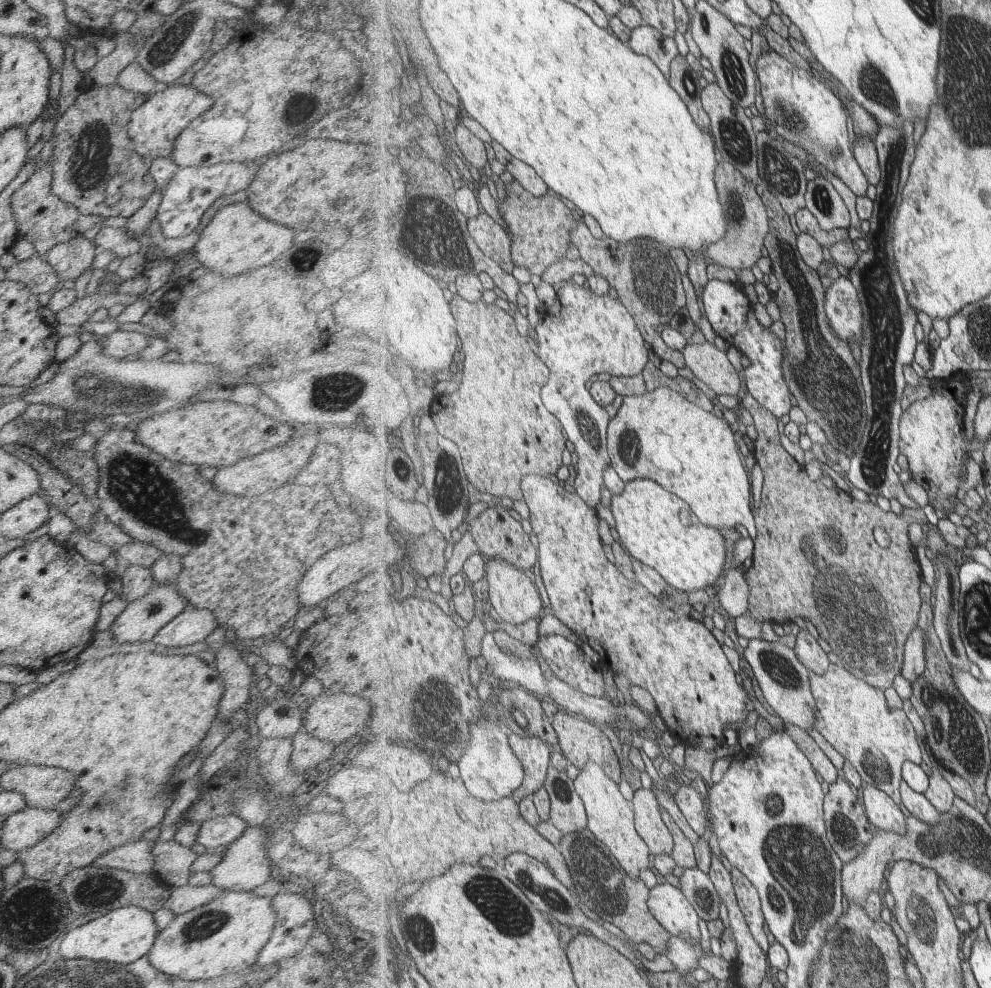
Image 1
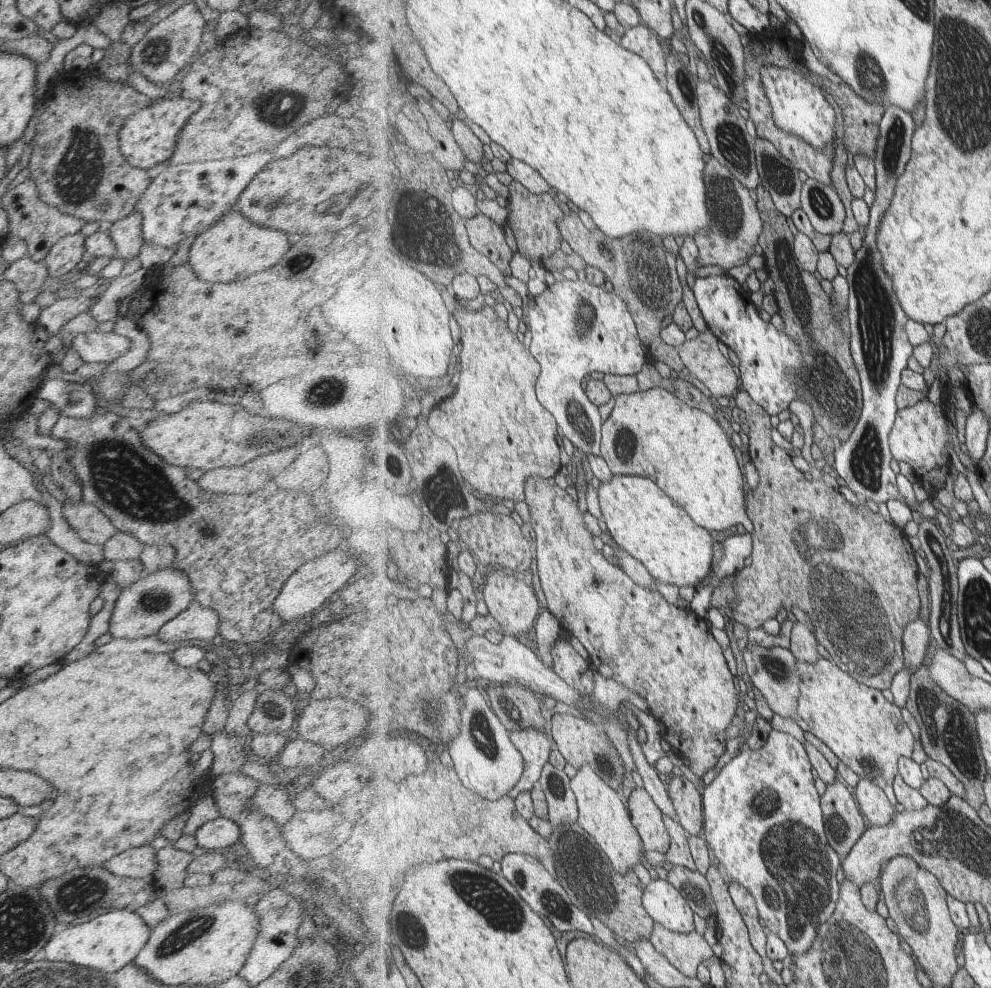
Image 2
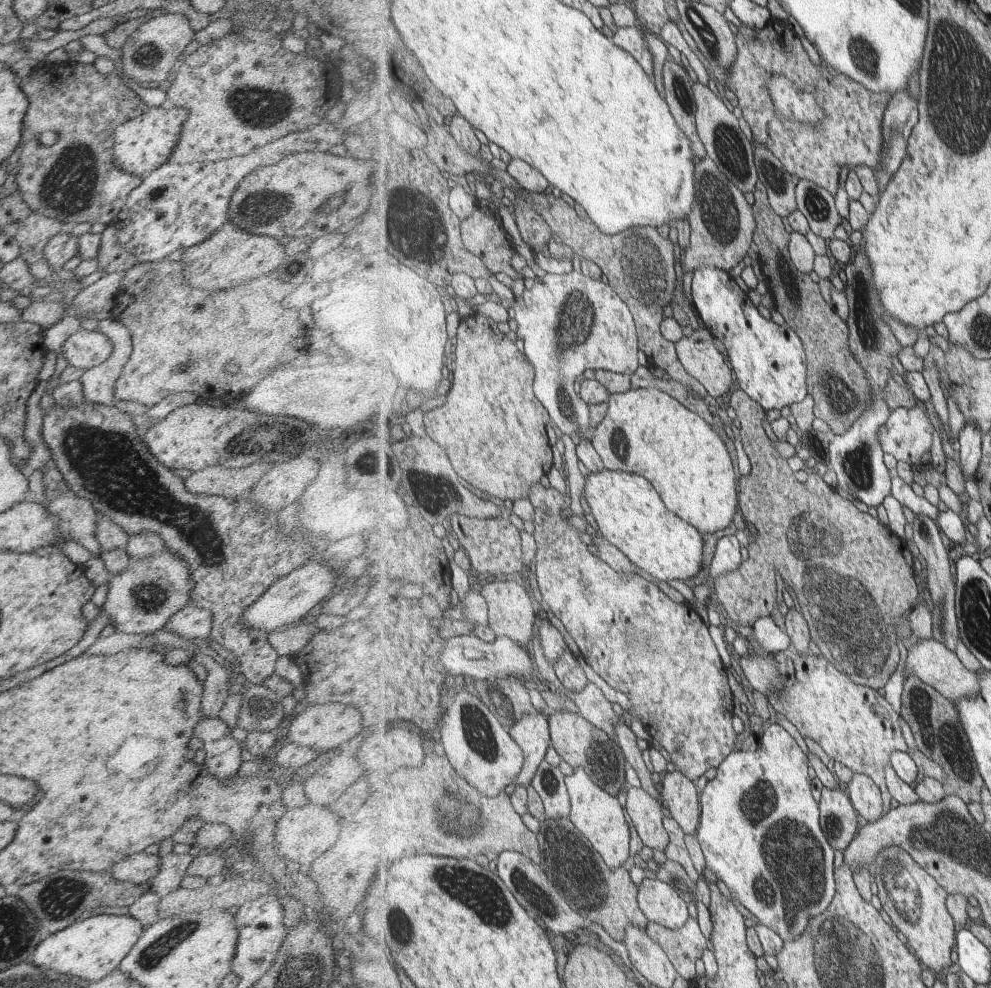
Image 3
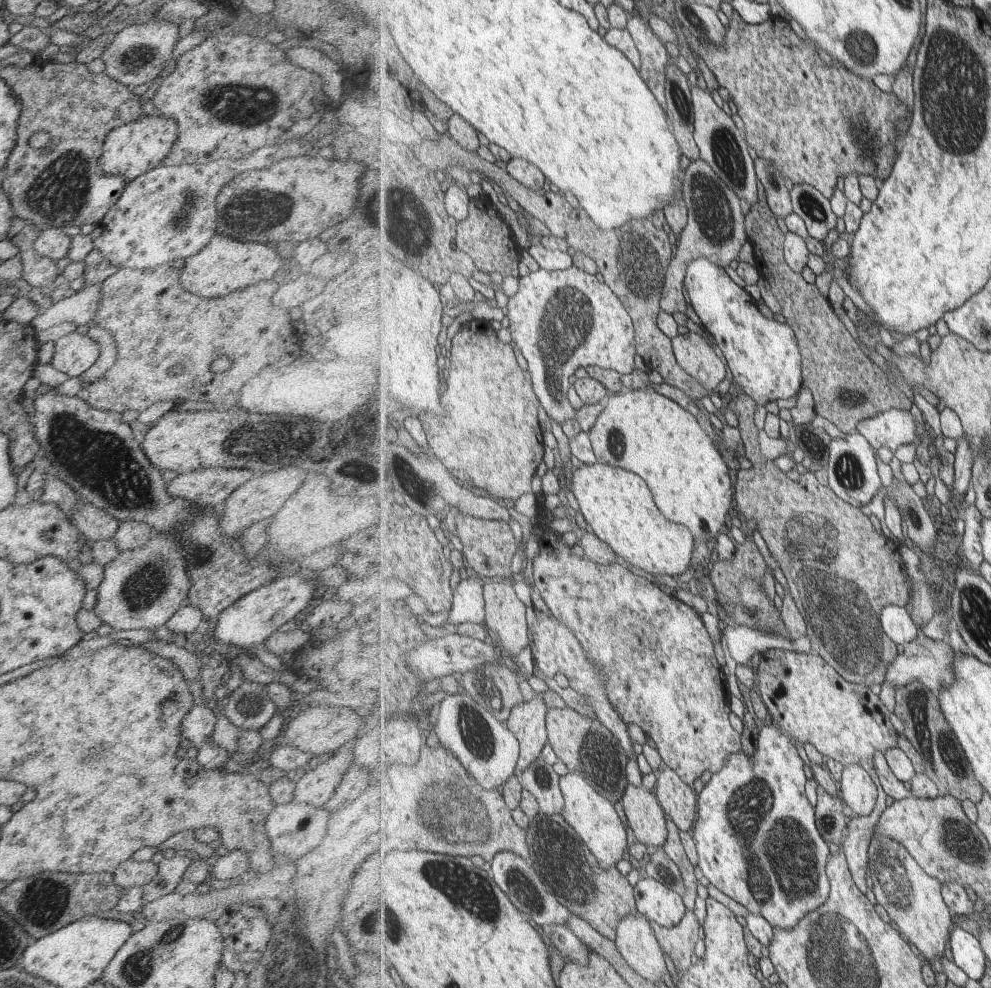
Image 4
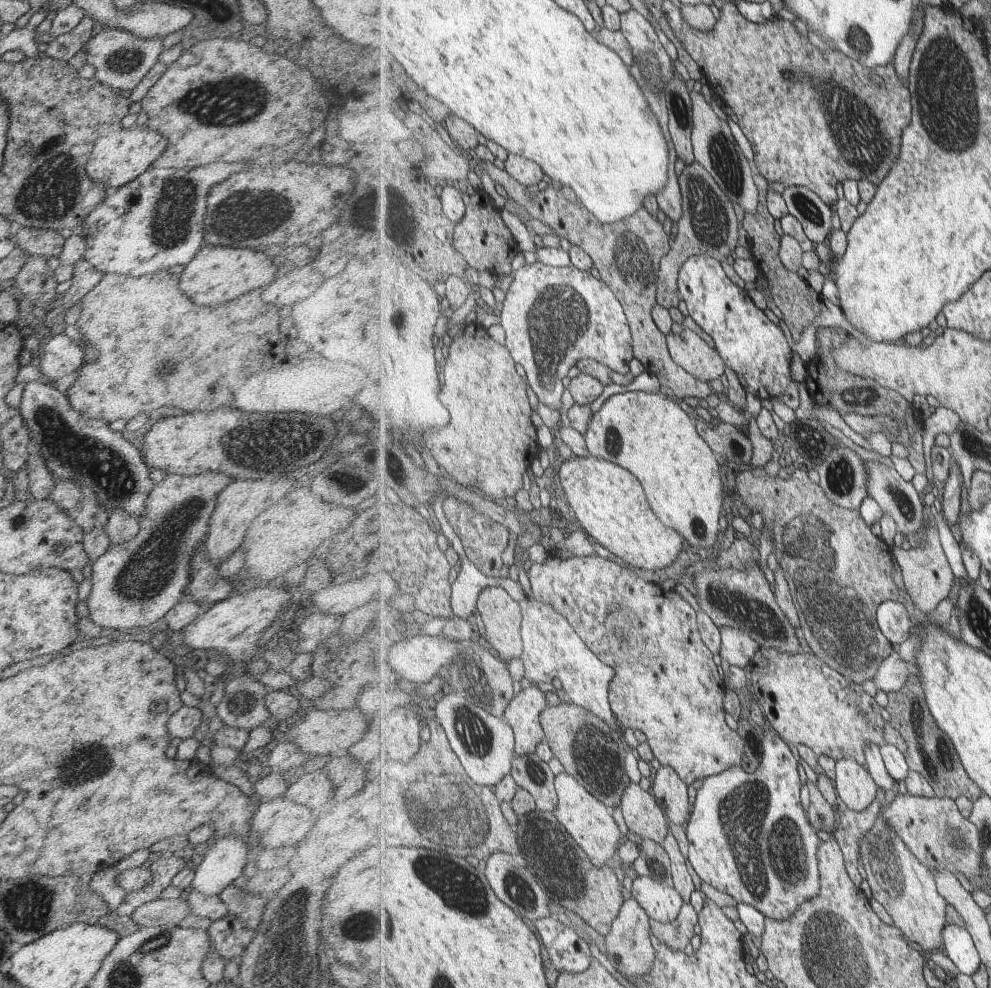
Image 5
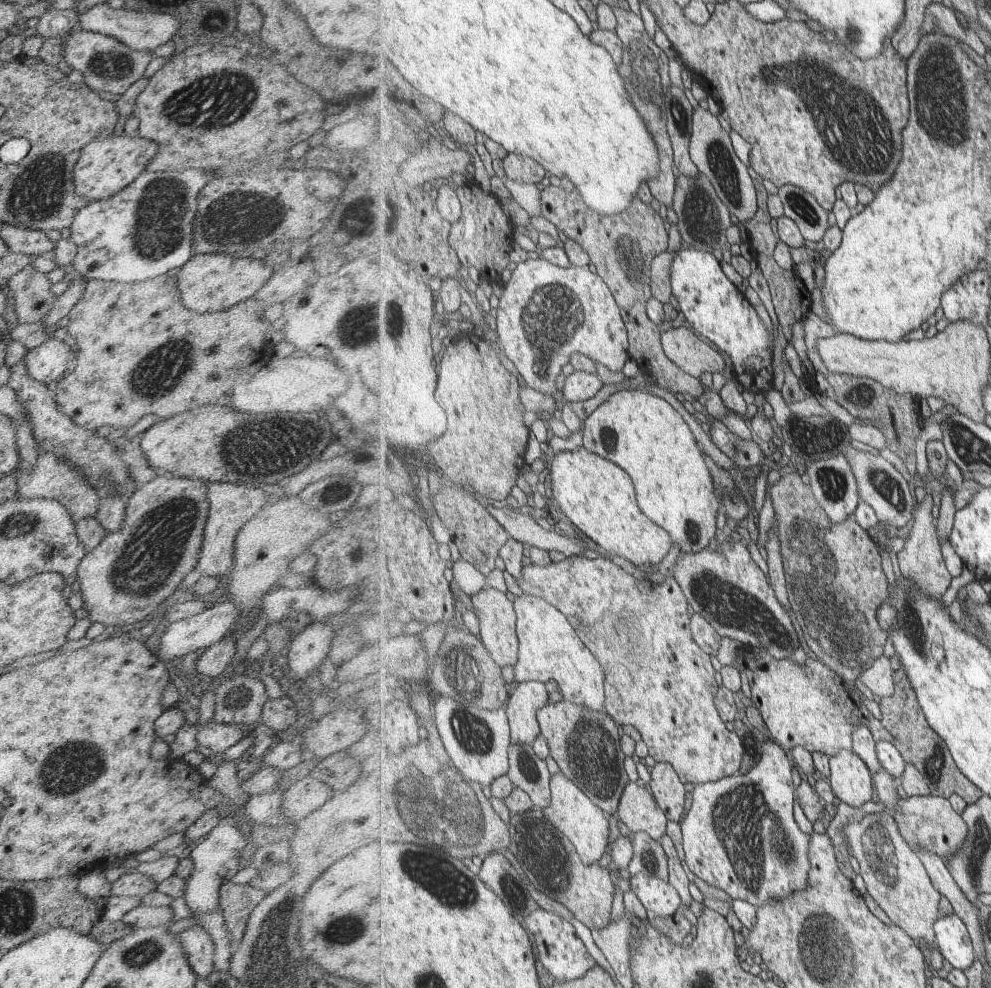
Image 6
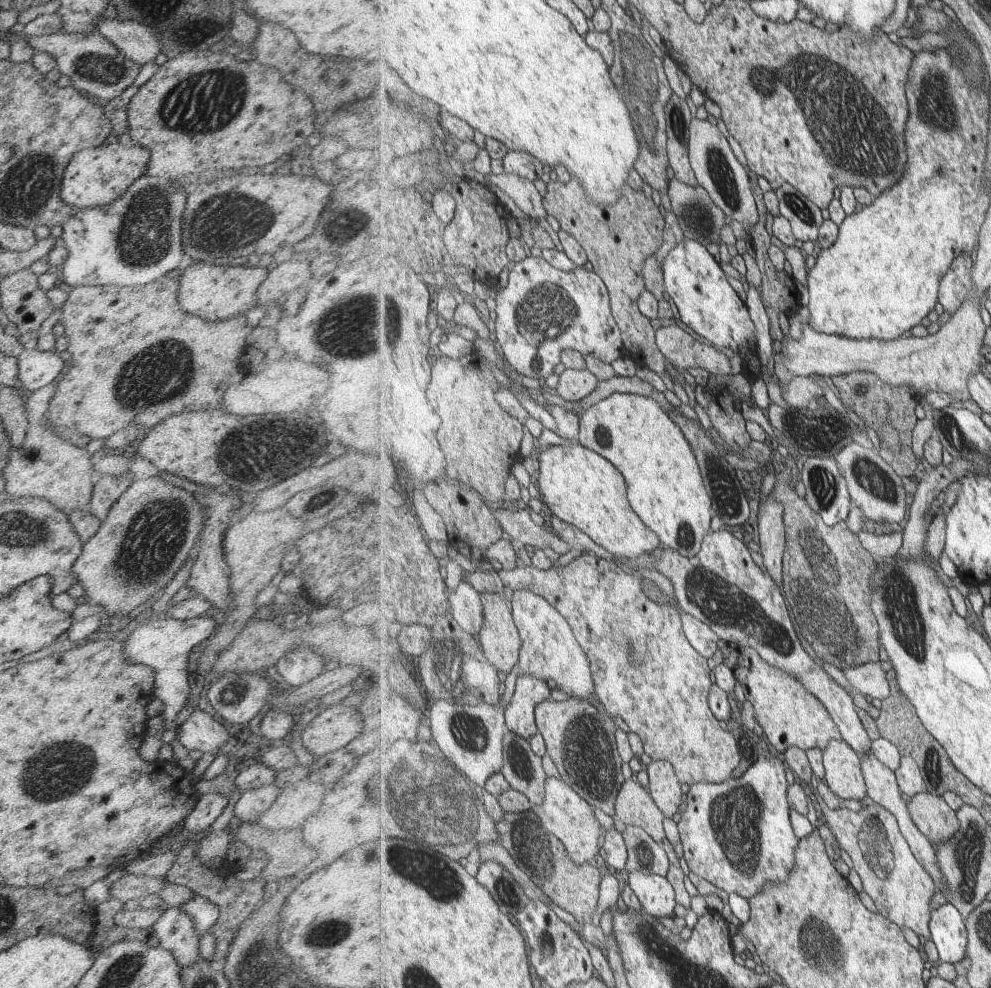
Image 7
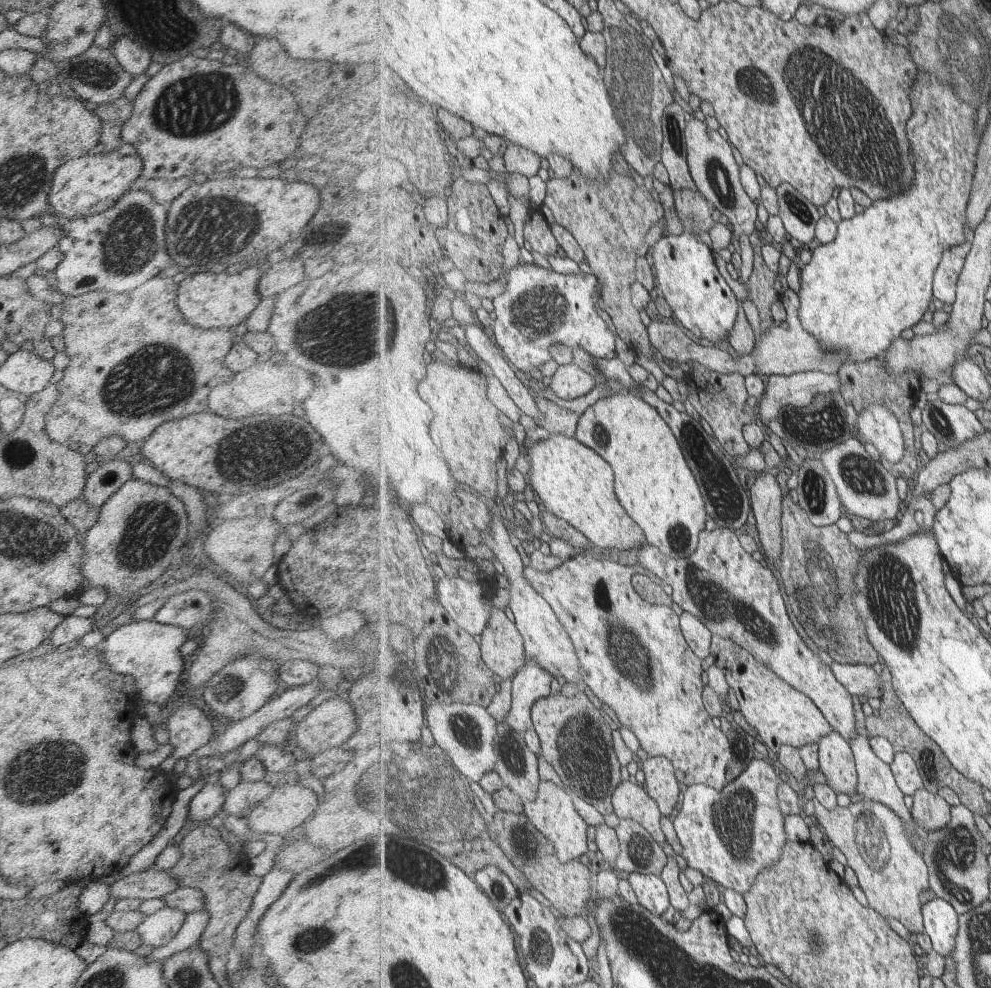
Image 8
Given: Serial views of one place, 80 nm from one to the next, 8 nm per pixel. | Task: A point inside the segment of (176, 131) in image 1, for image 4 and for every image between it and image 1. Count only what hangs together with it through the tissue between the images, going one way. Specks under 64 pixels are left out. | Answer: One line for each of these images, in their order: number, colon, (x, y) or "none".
2: (148, 137)
3: (142, 144)
4: (133, 148)

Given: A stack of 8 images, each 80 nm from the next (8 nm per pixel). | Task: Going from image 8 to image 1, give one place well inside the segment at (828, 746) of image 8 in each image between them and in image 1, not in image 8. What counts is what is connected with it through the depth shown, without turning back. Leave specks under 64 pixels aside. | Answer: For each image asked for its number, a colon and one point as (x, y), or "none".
1: (883, 811)
2: (875, 804)
3: (867, 797)
4: (859, 789)
5: (857, 790)
6: (852, 782)
7: (844, 774)

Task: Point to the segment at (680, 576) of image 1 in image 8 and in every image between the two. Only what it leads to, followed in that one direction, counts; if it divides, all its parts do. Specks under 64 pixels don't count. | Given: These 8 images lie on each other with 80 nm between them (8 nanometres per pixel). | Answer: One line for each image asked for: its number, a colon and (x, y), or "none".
2: (642, 519)
3: (630, 512)
4: (620, 509)
5: (609, 502)
6: (597, 495)
7: (584, 489)
8: (572, 481)

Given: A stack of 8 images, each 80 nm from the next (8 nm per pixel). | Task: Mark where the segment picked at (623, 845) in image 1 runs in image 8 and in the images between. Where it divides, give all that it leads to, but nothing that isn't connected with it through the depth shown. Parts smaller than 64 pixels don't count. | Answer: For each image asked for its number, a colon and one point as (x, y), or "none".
2: (603, 815)
3: (600, 818)
4: (594, 818)
5: (590, 823)
6: (586, 825)
7: (566, 814)
8: (553, 814)

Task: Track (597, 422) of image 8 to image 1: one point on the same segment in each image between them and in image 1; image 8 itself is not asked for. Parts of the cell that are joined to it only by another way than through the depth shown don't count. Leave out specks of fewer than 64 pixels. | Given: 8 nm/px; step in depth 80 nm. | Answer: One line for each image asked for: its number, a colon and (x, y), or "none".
1: (660, 435)
2: (652, 433)
3: (646, 431)
4: (639, 429)
5: (649, 434)
6: (633, 428)
7: (667, 488)

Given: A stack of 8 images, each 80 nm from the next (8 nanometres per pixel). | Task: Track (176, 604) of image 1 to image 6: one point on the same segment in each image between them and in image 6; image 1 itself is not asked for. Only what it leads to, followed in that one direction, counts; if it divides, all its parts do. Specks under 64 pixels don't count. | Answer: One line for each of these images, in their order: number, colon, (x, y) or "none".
2: (141, 609)
3: (140, 600)
4: (142, 588)
5: (134, 584)
6: (122, 580)

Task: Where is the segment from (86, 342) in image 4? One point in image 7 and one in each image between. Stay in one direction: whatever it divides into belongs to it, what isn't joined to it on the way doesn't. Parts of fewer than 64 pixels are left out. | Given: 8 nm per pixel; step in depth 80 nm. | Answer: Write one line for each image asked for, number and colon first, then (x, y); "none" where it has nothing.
5: (60, 356)
6: (47, 361)
7: (36, 368)

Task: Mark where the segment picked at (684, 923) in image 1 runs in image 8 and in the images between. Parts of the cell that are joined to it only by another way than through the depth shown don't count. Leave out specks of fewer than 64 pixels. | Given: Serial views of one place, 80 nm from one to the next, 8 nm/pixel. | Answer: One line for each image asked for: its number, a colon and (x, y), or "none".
2: (664, 901)
3: (659, 900)
4: (655, 899)
5: (661, 902)
6: (658, 896)
7: (656, 895)
8: (651, 891)

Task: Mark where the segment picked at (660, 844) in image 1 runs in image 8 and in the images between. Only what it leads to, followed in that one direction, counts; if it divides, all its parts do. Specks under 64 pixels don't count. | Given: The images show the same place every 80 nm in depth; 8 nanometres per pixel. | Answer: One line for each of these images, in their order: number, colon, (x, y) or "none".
2: (647, 817)
3: (647, 815)
4: (646, 817)
5: (643, 815)
6: (639, 810)
7: (635, 806)
8: (632, 801)

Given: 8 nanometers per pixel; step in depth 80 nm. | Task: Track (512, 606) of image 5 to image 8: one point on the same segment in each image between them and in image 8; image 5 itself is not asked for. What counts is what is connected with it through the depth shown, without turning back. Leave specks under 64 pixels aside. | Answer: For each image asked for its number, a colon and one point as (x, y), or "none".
6: (498, 628)
7: (500, 639)
8: (502, 646)

